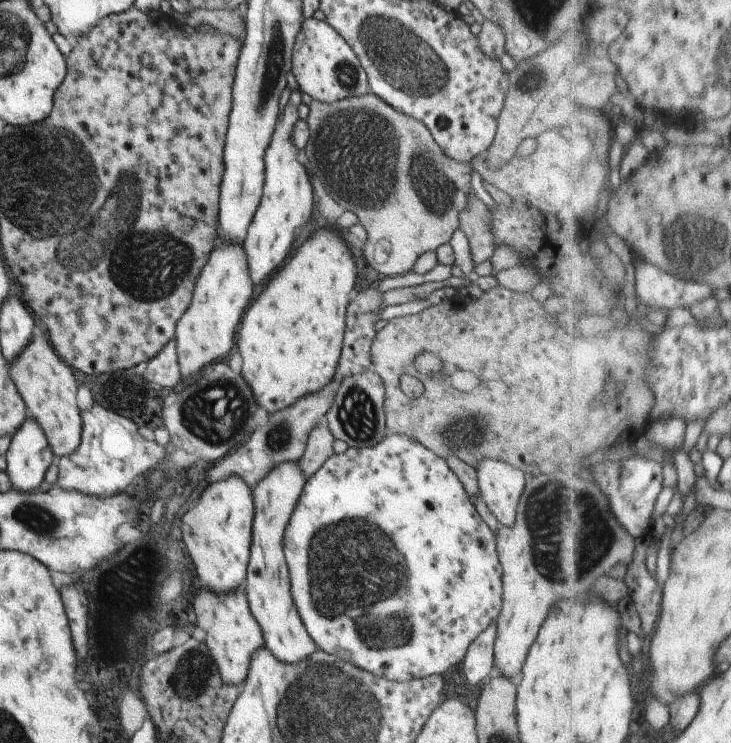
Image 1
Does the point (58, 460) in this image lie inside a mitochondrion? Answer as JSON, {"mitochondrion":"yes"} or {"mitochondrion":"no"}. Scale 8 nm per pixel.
{"mitochondrion":"no"}

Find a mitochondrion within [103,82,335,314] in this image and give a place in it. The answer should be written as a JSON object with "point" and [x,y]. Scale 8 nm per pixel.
{"point":[129,190]}

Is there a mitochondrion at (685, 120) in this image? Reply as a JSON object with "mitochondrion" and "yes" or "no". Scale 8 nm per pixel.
{"mitochondrion":"no"}

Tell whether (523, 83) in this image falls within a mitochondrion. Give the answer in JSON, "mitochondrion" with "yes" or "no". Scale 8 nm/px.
{"mitochondrion":"no"}

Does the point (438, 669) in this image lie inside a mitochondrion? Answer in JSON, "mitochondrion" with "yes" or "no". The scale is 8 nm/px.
{"mitochondrion":"no"}

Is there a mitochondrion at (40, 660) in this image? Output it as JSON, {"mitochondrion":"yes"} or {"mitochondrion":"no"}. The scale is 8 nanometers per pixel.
{"mitochondrion":"no"}

